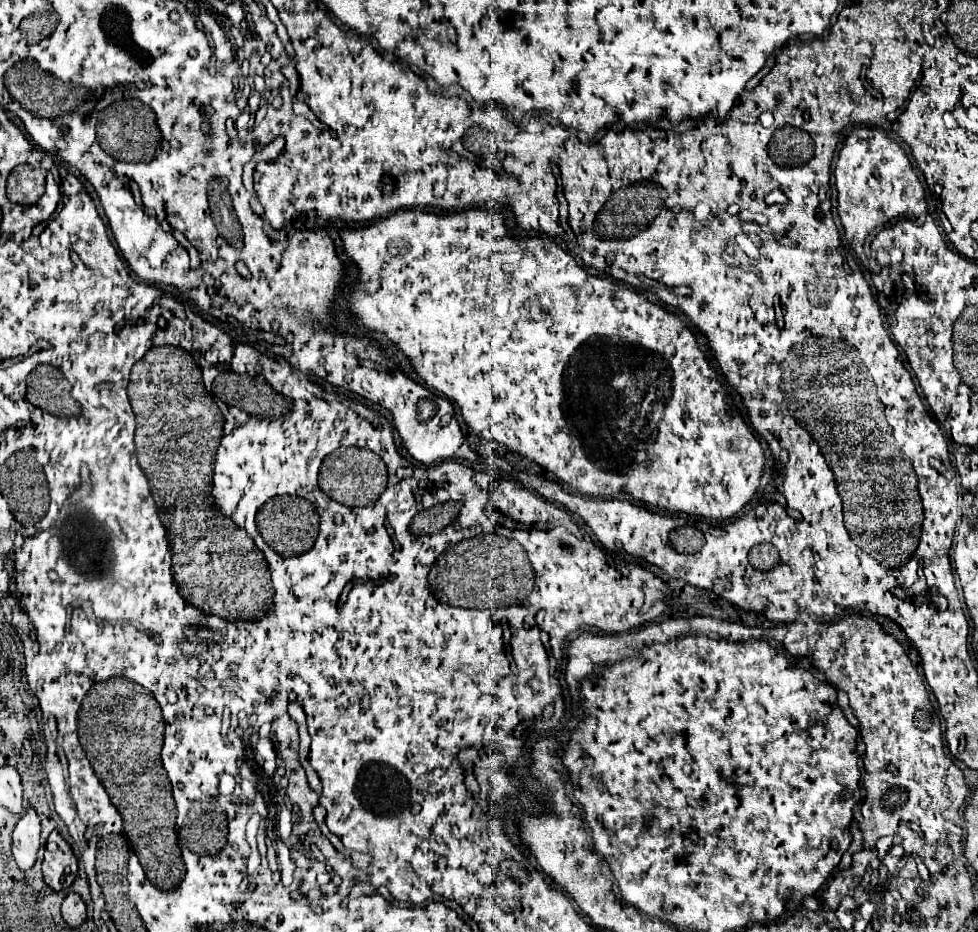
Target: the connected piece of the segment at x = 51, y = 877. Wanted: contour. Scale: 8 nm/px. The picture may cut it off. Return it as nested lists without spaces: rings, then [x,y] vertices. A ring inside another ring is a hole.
[[[52,832],[50,840],[54,840],[58,844],[56,852],[44,850],[44,862],[42,862],[42,874],[44,874],[44,882],[56,890],[62,892],[66,888],[72,886],[72,882],[78,876],[78,862],[76,856],[72,854],[70,844],[58,834]]]

